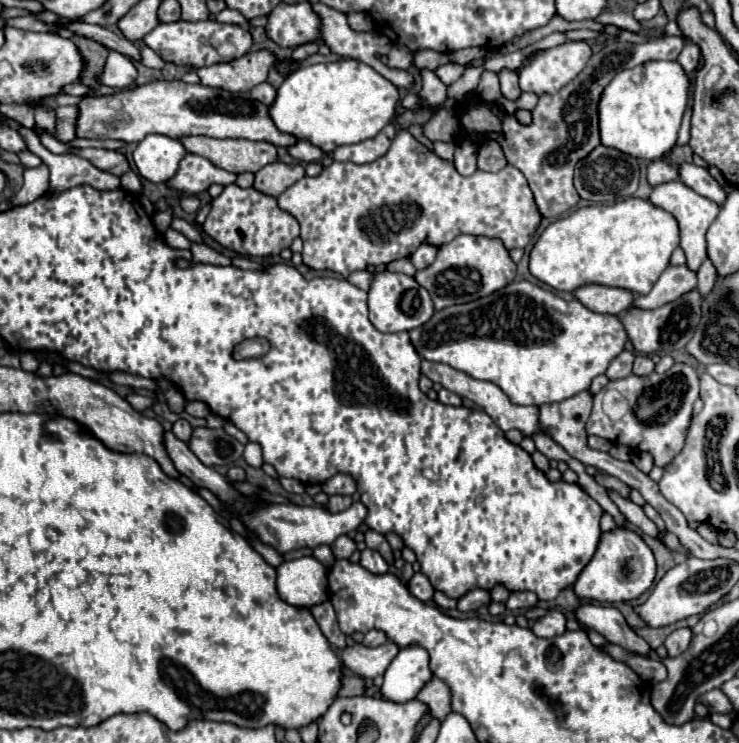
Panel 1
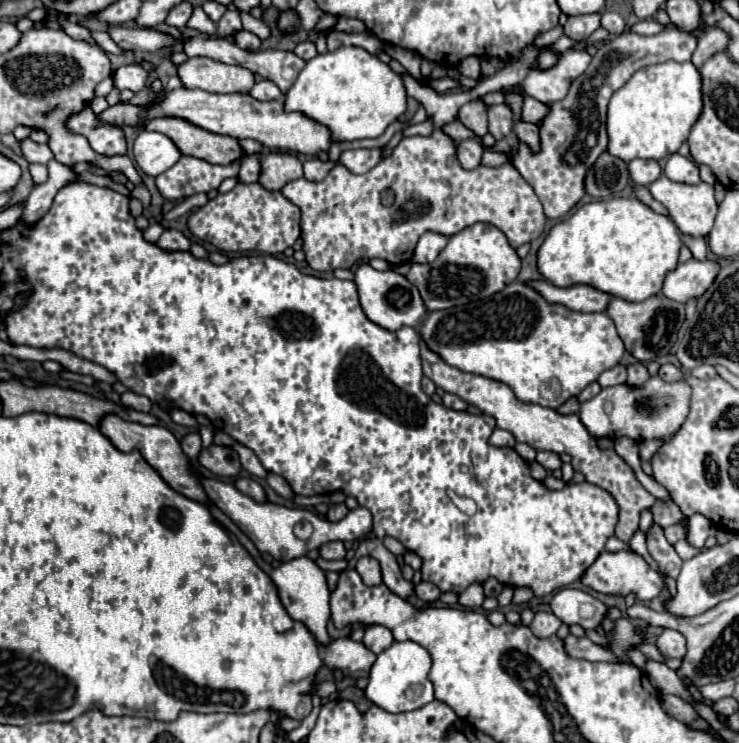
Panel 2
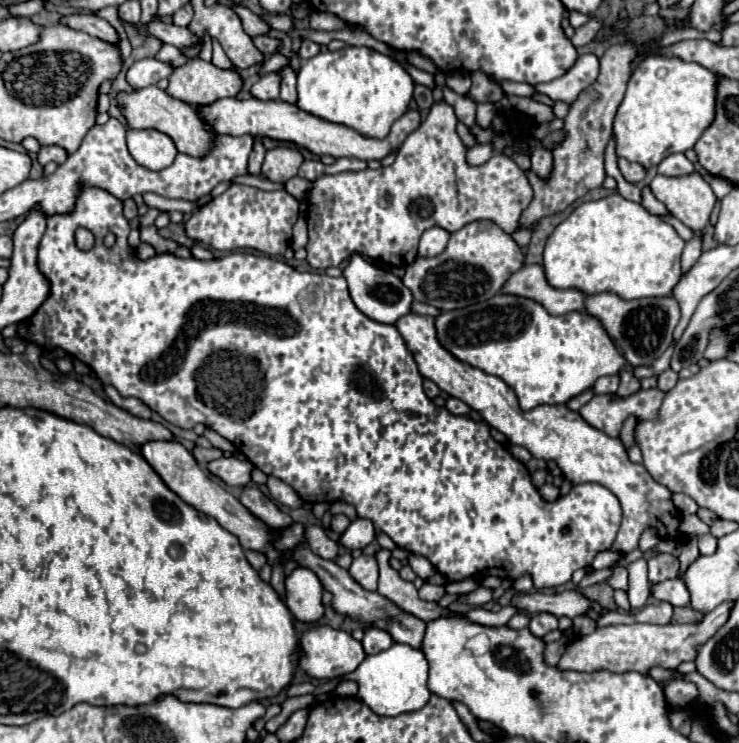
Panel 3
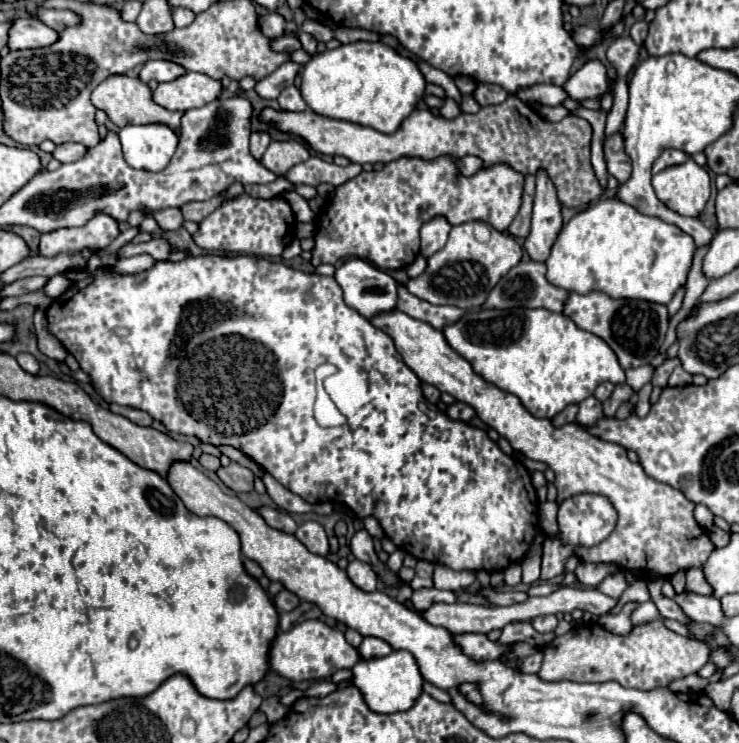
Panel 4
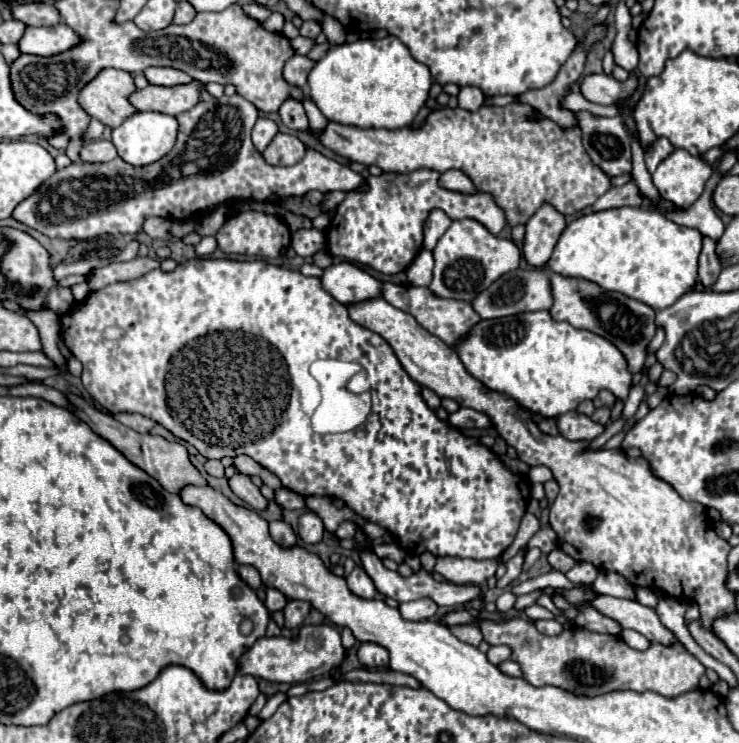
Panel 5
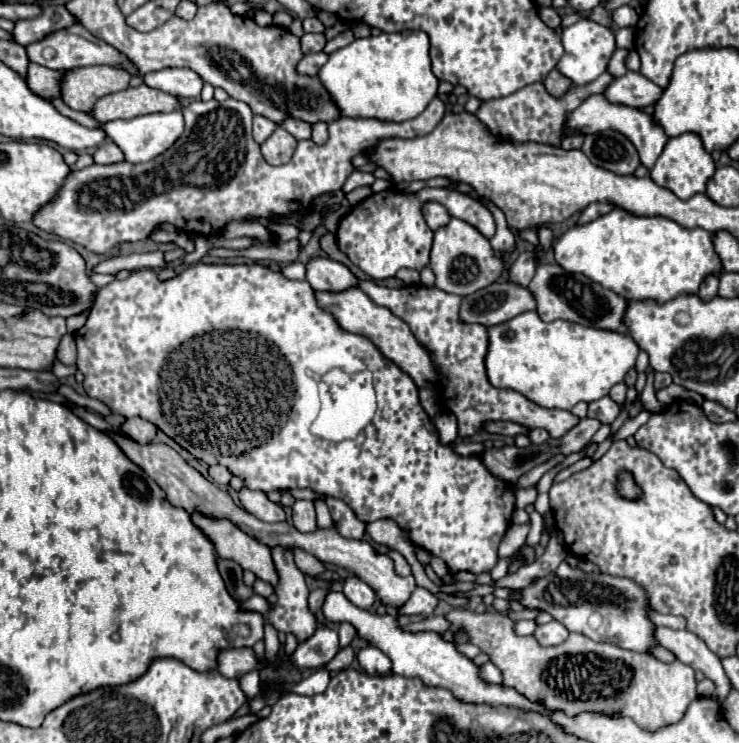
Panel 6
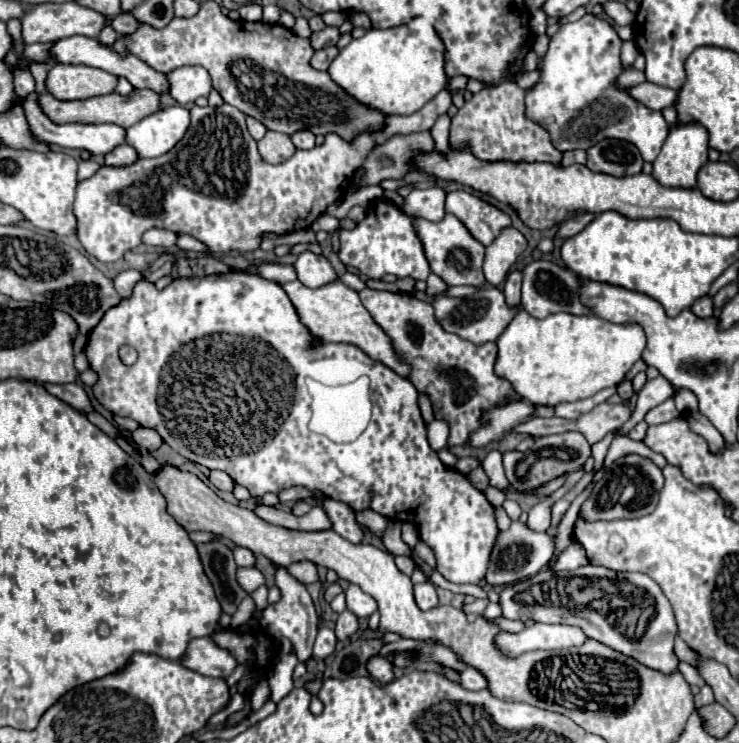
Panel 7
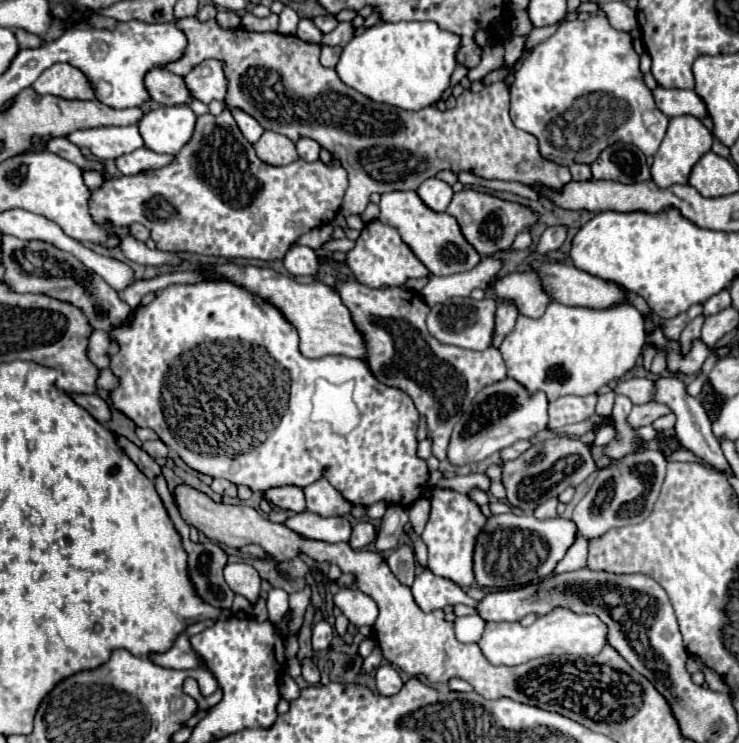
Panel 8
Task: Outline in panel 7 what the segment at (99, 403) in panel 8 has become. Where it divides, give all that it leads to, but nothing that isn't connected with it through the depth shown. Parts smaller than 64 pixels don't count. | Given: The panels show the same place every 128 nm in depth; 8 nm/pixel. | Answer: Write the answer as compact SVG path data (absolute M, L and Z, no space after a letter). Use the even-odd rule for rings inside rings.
M44 384L44 388L46 388L52 396L60 398L62 402L70 404L72 408L76 408L76 410L80 410L80 412L84 412L84 414L94 412L94 406L92 406L90 398L88 398L86 390L84 390L80 384Z

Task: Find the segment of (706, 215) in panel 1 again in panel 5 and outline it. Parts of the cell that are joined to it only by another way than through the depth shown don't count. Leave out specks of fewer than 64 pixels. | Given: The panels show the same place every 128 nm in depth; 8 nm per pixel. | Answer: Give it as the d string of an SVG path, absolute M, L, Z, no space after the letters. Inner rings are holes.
M676 148L666 160L658 164L652 180L662 198L680 208L688 208L704 192L704 184L710 176L712 166L704 158Z

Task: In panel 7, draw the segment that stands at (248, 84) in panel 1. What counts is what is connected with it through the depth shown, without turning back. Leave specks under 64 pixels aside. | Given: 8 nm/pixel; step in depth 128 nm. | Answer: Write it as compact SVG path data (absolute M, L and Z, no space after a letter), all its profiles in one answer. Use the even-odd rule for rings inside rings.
M134 90L130 96L122 98L118 94L104 94L104 96L94 96L88 100L56 100L50 94L38 94L36 102L44 110L44 114L54 122L54 124L68 124L68 122L78 122L78 124L102 124L102 122L112 122L122 128L130 128L132 124L140 122L142 118L150 116L152 112L158 110L158 94L152 90Z

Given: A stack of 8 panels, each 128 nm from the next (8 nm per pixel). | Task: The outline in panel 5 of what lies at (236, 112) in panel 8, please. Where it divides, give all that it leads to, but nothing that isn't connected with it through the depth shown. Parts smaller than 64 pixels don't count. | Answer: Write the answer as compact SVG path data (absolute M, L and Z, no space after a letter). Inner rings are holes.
M258 118L252 128L252 142L258 152L264 152L264 148L270 144L270 140L276 136L278 126L270 118Z

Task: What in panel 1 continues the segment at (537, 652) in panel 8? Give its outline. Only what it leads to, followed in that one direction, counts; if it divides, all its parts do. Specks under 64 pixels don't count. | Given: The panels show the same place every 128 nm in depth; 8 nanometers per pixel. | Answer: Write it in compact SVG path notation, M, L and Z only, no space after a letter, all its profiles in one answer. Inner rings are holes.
M550 610L546 616L538 618L532 624L532 632L540 638L552 638L552 636L564 634L566 632L566 618L558 610Z

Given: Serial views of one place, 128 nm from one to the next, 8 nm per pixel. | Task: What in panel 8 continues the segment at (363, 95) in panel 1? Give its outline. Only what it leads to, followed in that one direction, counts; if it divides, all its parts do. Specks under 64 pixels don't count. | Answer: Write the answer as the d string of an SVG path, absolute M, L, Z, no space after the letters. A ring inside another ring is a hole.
M382 22L354 36L344 46L336 72L344 84L370 100L392 104L402 110L420 110L438 102L450 86L450 76L458 66L458 50L460 36L442 30L436 22Z

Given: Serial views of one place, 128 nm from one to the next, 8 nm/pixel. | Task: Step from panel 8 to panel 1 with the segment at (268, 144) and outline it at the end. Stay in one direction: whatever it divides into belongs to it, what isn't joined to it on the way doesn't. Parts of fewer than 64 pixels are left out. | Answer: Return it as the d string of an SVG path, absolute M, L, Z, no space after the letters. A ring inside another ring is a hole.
M272 162L266 164L256 172L254 188L278 198L288 186L298 182L304 176L304 166L300 164L284 164L284 162Z

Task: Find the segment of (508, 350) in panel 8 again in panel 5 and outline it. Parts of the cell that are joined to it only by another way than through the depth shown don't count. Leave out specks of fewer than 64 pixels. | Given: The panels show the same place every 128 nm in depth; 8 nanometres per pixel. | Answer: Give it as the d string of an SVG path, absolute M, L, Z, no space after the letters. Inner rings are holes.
M546 310L542 312L524 312L514 318L504 320L482 320L474 330L456 346L460 360L466 370L480 380L486 388L506 394L514 398L518 404L528 408L530 412L552 418L556 414L564 414L576 410L576 406L584 400L592 400L600 390L610 390L618 398L628 398L632 374L628 372L628 362L624 354L602 336L596 336L588 330L578 330L568 322L554 322Z

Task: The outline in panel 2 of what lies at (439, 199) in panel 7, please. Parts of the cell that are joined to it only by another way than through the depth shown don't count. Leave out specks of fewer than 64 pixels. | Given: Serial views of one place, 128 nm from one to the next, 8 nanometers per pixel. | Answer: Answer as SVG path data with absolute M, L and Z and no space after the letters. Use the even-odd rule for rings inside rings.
M426 232L420 240L418 240L418 246L416 246L416 252L414 252L414 262L420 262L420 264L426 264L426 262L432 262L436 260L436 256L442 252L442 248L448 244L448 238L444 234L438 234L438 232Z

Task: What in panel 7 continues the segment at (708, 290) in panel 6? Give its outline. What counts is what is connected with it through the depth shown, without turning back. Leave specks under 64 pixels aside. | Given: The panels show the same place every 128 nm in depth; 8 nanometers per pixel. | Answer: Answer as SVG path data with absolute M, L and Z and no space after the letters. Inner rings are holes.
M702 296L700 300L694 302L694 306L690 308L698 318L710 318L714 312L712 312L712 298L710 296Z

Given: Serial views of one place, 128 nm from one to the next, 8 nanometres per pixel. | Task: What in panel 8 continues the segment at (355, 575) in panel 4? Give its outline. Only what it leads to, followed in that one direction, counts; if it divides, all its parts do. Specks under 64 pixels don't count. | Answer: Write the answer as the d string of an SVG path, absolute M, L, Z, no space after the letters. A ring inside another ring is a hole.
M332 588L334 604L342 610L342 614L350 620L354 626L374 626L378 618L378 606L376 602L360 592L358 588Z

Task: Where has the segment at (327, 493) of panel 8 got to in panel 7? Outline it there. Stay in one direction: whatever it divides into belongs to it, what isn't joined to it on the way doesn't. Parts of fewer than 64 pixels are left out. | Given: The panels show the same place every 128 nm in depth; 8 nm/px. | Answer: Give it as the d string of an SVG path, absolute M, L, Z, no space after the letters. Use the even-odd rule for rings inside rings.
M294 486L294 488L288 488L288 490L280 492L280 494L278 494L278 498L280 498L280 502L284 504L284 502L310 500L310 498L314 498L314 494L316 494L316 492L312 492L312 490L308 490L308 488L300 488L300 486Z

